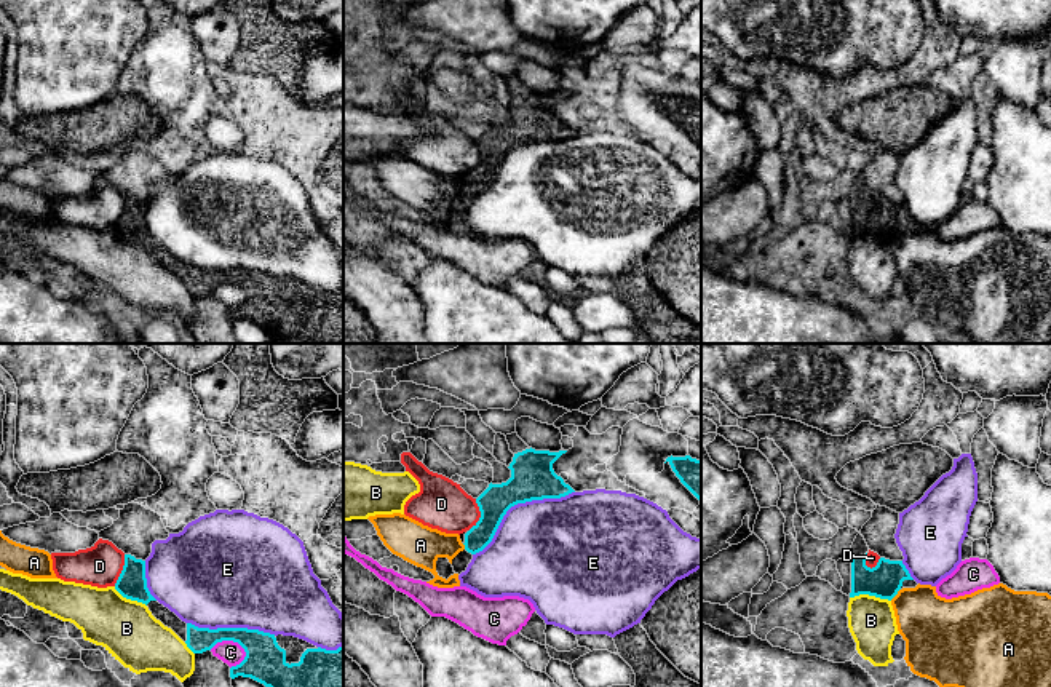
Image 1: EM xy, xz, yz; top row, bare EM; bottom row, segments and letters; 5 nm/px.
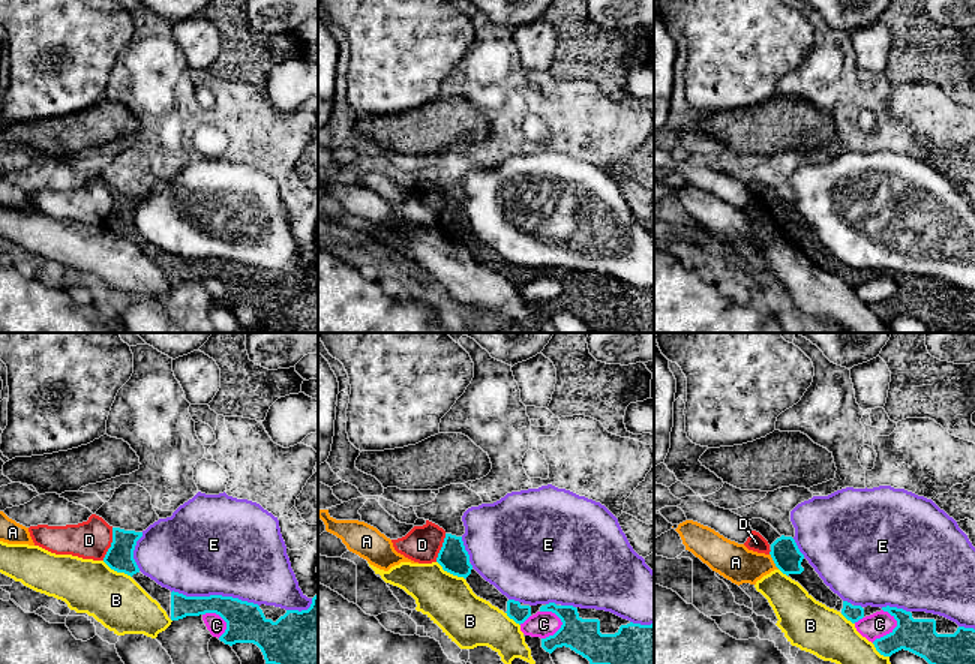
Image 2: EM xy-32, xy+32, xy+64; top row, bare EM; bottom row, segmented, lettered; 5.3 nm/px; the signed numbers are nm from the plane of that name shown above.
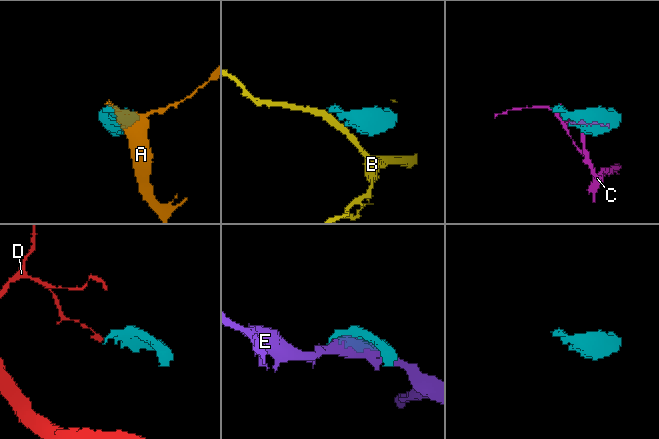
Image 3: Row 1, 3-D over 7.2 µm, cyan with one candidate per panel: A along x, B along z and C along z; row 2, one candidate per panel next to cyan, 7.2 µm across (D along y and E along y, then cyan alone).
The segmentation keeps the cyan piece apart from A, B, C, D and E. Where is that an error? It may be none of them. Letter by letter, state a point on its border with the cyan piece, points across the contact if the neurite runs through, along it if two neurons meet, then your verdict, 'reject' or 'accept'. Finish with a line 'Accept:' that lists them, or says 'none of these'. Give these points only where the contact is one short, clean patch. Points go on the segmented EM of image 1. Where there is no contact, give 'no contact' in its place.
A: contact yz (895, 595); border yz (900, 588), (890, 599); reject
B: contact yz (871, 595); reject
C: contact xy (230, 639); reject
D: contact xz (481, 515); border xz (476, 499), (479, 520), (468, 531); reject
E: contact xz (516, 504); reject
Accept: none of these

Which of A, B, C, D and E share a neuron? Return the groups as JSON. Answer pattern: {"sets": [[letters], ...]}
{"sets": [["A"], ["B"], ["C"], ["D"], ["E"]]}

